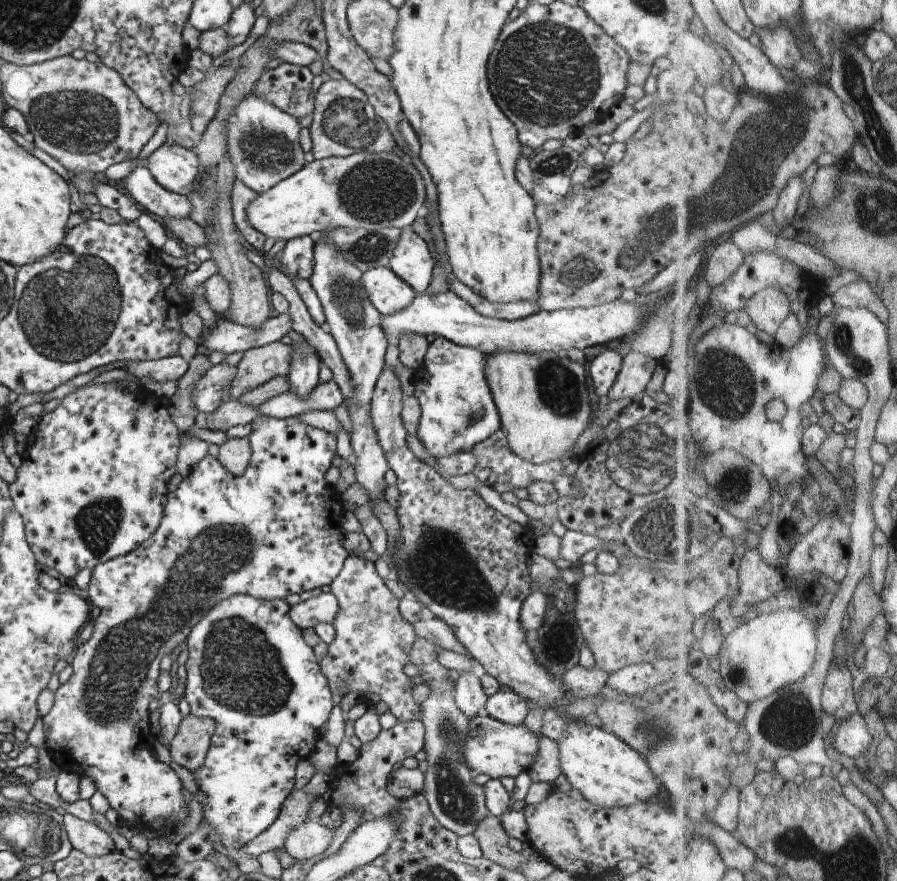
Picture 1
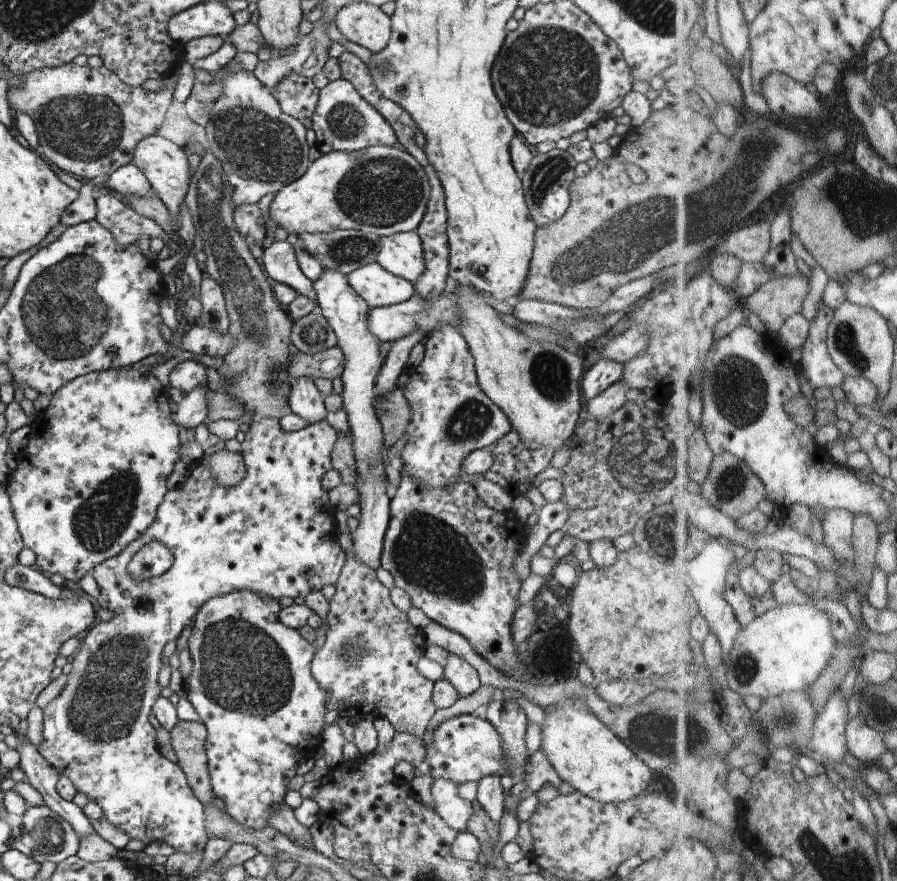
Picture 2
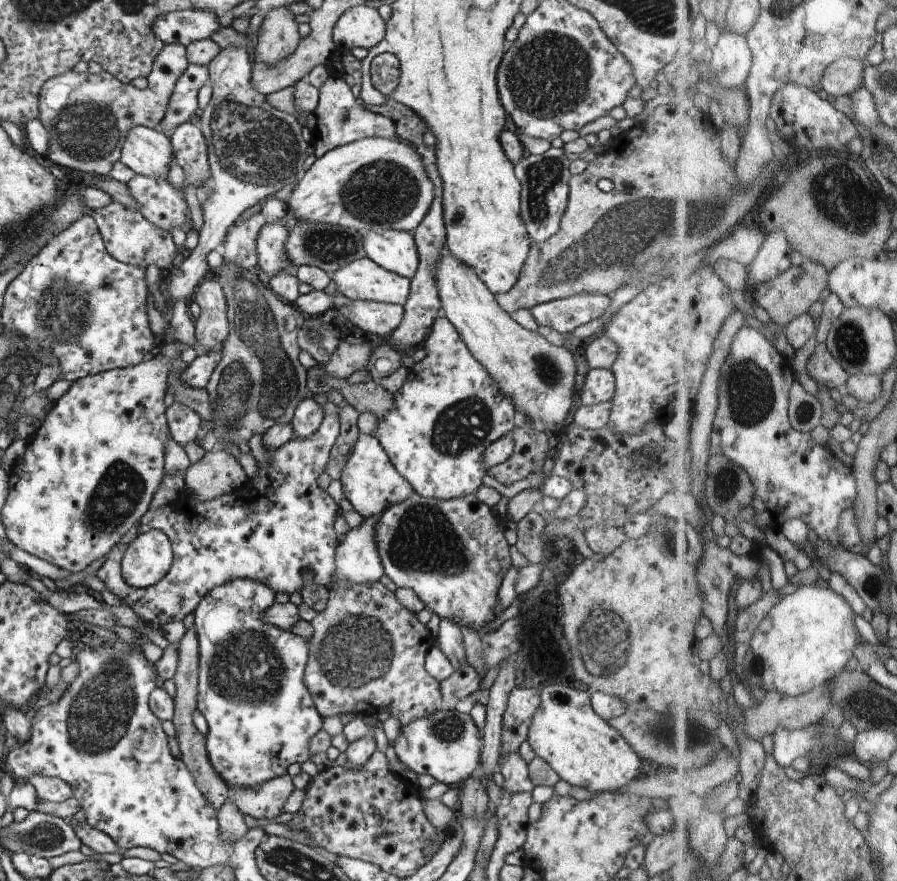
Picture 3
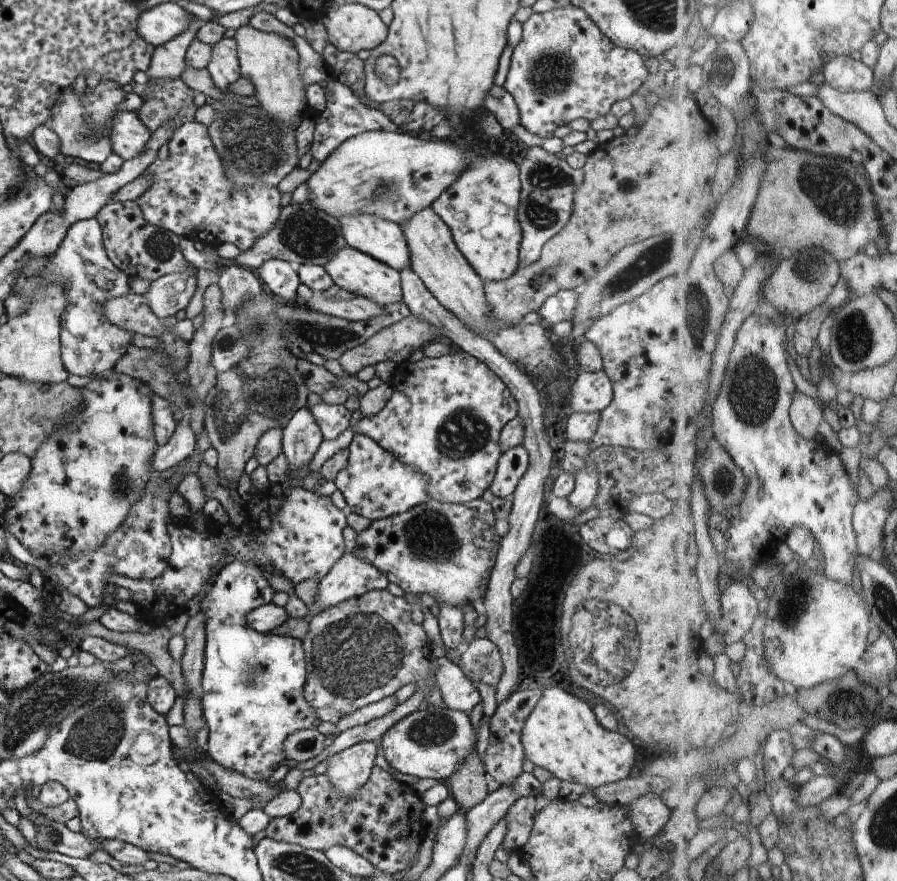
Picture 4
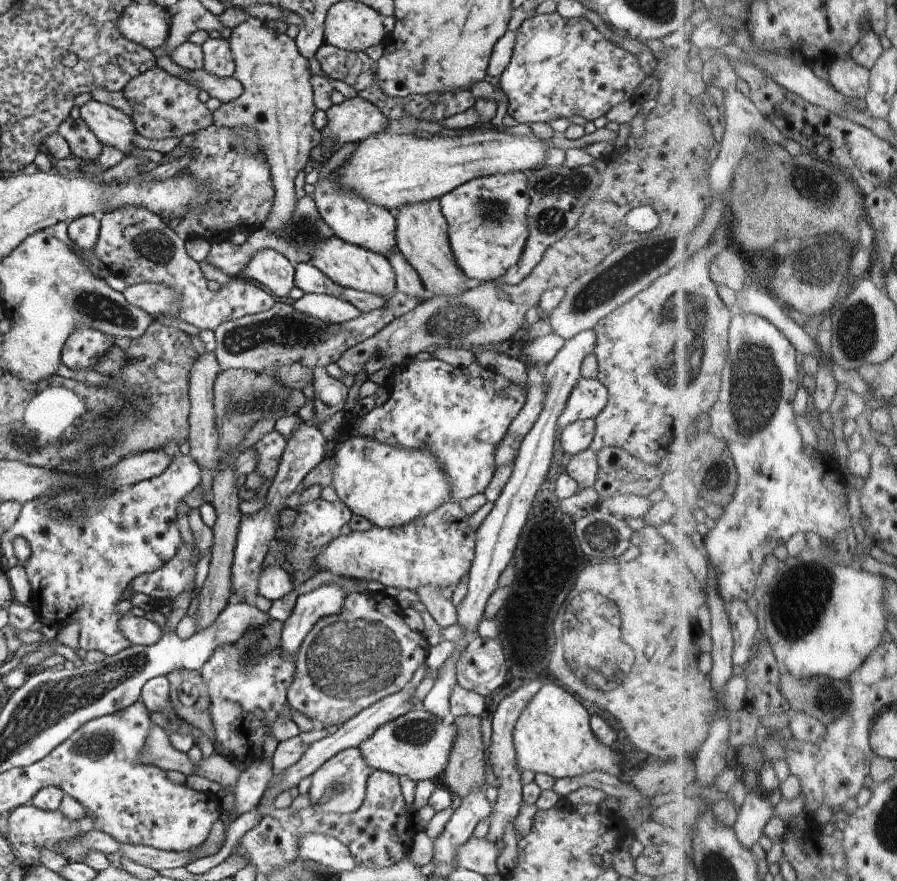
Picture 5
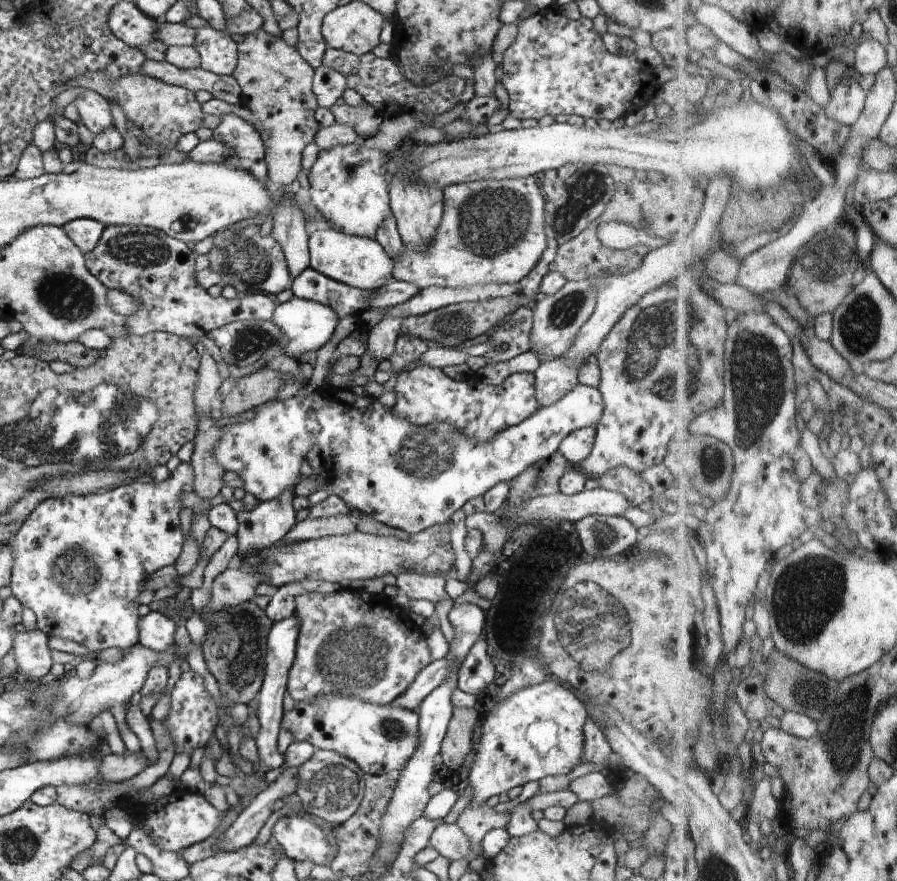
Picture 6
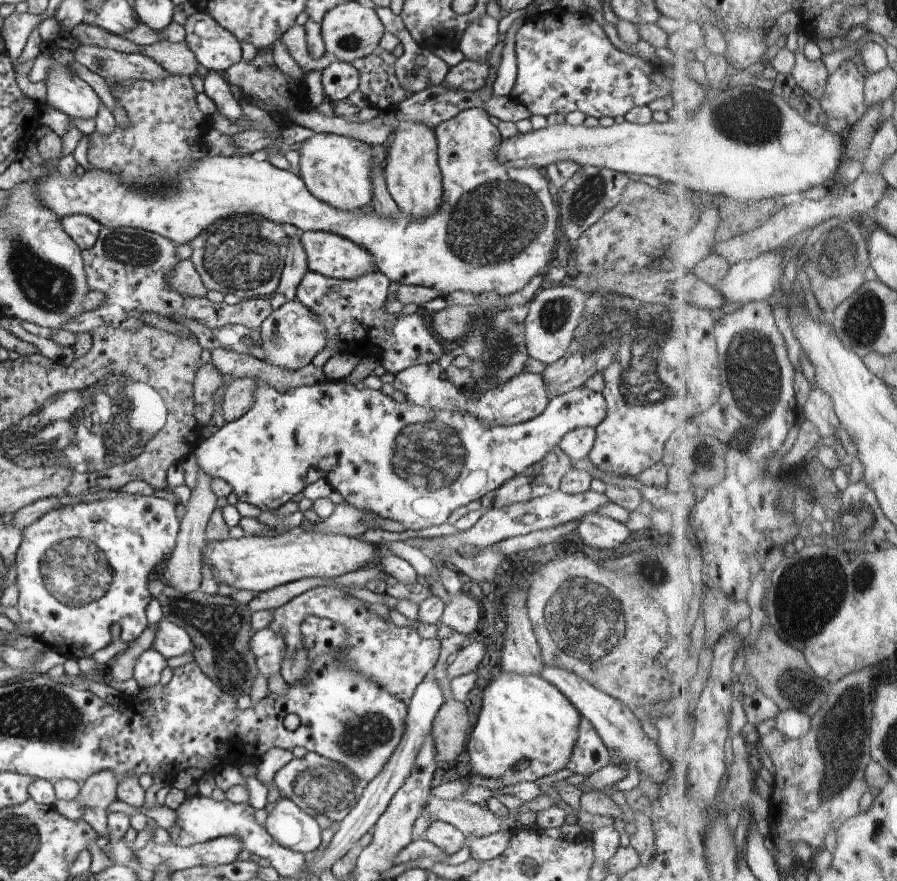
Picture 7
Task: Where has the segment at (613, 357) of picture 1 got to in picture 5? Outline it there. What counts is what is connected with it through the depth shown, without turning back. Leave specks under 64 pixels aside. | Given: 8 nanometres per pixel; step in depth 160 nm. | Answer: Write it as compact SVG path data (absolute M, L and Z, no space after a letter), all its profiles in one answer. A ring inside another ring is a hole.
M581 377L559 416L557 429L563 429L575 420L594 419L599 412L602 412L607 400L607 388L600 380Z

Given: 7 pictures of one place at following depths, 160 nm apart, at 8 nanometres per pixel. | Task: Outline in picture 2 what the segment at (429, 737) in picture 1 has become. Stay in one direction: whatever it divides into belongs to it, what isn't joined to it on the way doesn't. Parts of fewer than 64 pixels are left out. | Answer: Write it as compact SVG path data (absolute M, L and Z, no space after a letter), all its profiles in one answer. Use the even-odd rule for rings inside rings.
M436 778L431 785L431 794L434 798L435 812L458 833L466 831L466 824L472 816L472 804L458 796L459 784L454 780Z

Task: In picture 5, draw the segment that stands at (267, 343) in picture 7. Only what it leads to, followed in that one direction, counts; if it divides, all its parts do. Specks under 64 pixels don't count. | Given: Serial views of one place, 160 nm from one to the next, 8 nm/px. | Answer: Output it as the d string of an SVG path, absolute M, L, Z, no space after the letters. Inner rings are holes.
M305 293L293 303L297 312L327 323L341 323L362 314L353 304L332 295Z

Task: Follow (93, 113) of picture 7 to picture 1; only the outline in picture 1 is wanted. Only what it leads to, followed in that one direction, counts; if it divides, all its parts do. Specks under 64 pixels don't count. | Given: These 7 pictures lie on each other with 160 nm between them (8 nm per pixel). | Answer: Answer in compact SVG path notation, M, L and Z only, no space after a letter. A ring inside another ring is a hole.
M162 145L149 156L147 169L152 173L156 182L166 190L181 195L189 195L196 188L199 158L194 150L180 147L180 145Z

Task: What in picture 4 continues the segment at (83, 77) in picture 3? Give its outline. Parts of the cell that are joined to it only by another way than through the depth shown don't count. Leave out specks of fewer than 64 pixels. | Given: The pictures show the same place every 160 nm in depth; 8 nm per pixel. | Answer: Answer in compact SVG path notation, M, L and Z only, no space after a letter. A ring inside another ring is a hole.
M194 17L191 25L182 34L162 46L155 47L149 69L145 72L148 76L146 84L163 79L175 81L181 78L188 67L185 59L187 48L197 38L198 29L202 24L205 24L204 21ZM102 79L94 88L86 87L82 96L74 93L70 86L62 88L61 97L53 106L48 122L48 126L58 135L59 152L82 162L101 165L113 153L111 127L115 116L127 110L125 96L120 84L106 79Z

